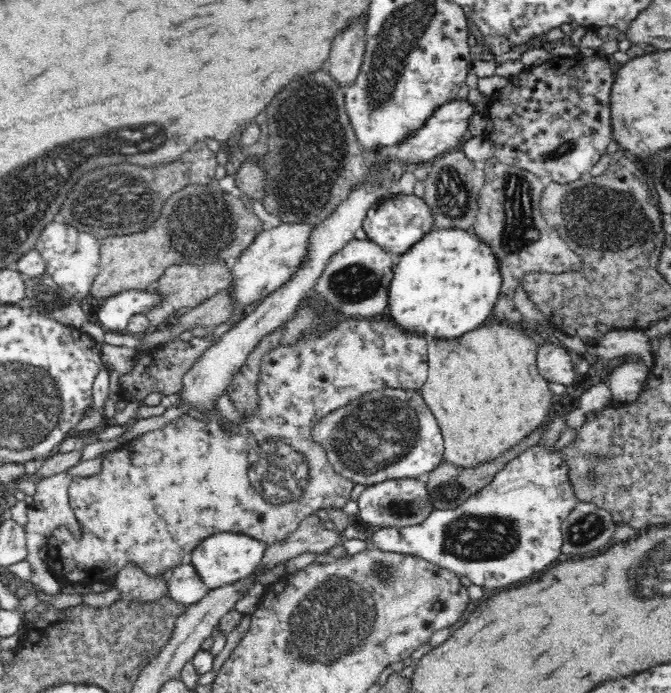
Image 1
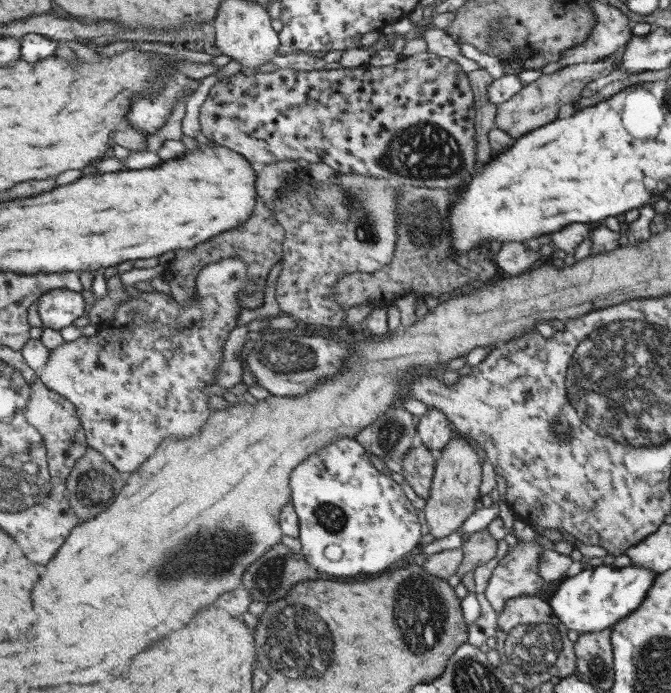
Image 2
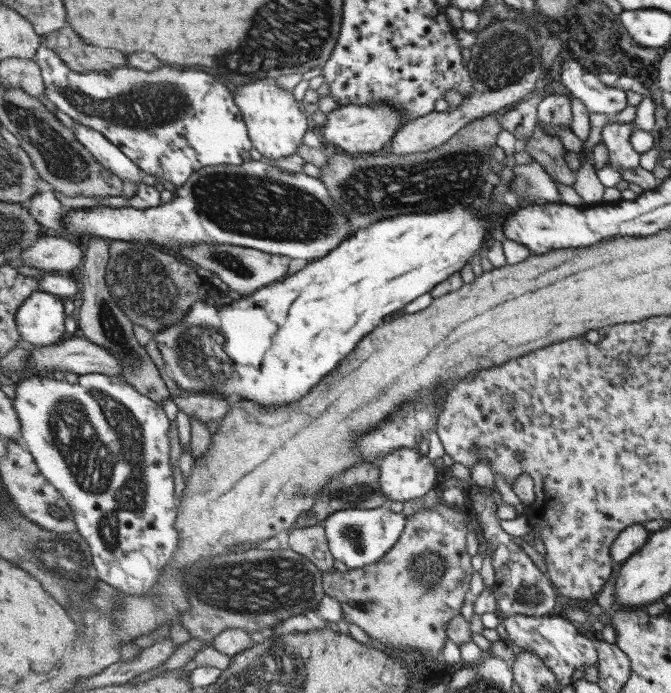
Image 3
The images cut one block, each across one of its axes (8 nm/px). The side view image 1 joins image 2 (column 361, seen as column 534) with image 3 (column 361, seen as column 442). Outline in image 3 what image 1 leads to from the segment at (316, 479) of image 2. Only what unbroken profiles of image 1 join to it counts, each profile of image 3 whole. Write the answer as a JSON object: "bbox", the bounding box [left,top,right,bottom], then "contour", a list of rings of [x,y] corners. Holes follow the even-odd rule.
{"bbox":[323,506,407,570],"contour":[[[387,506],[377,510],[341,510],[327,518],[323,526],[333,558],[351,570],[359,570],[371,564],[379,564],[383,558],[387,558],[387,554],[391,554],[407,530],[407,516],[403,512],[395,514]]]}

